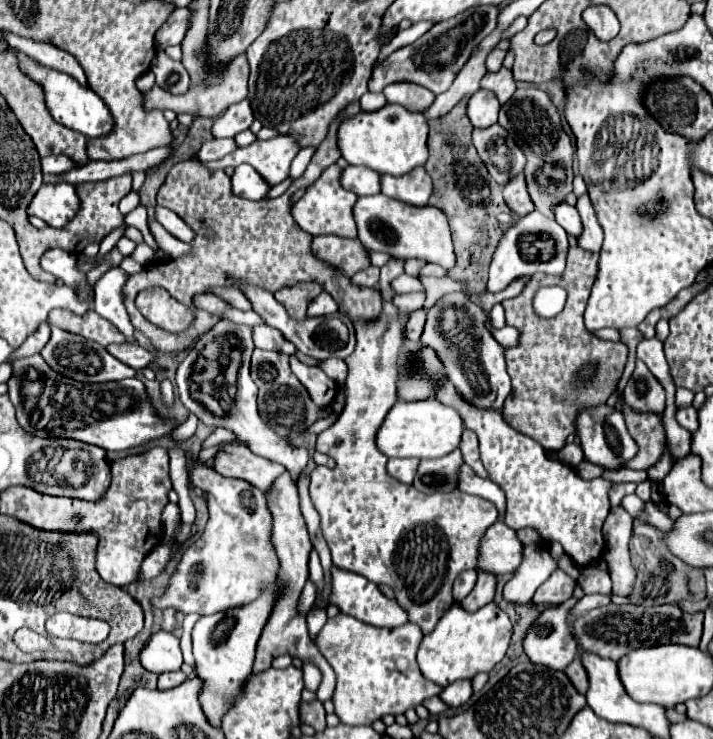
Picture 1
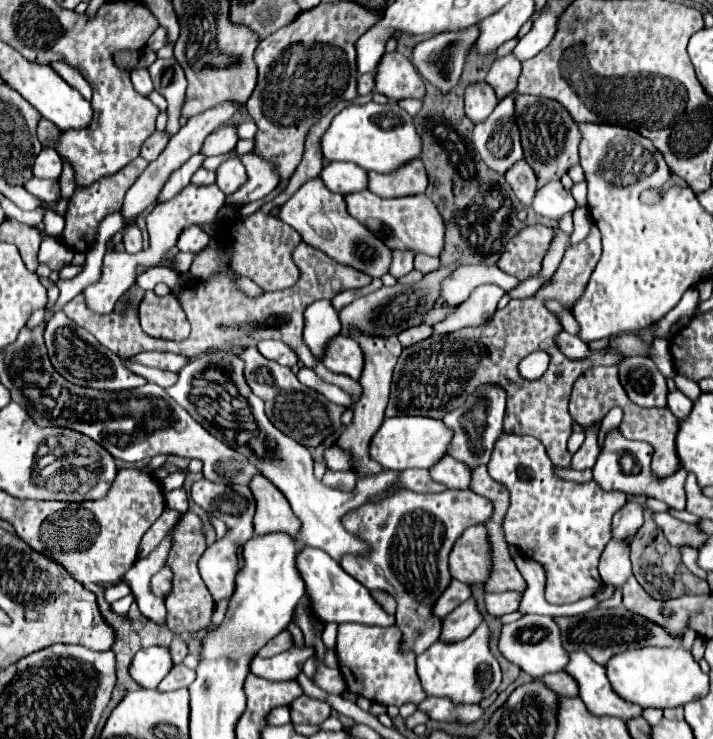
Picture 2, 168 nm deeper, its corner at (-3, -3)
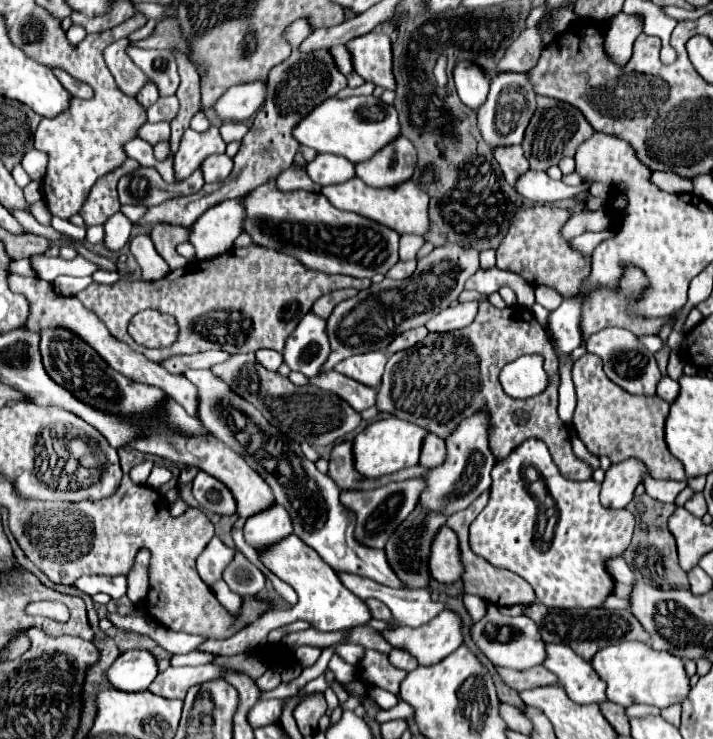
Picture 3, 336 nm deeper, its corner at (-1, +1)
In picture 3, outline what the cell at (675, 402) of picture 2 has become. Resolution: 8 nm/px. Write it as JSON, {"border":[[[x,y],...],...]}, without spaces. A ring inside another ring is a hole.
{"border":[[[664,376],[664,378],[658,382],[656,394],[658,394],[662,400],[666,400],[666,402],[672,404],[672,402],[678,398],[678,392],[680,392],[680,386],[678,386],[678,382],[674,382],[672,378]]]}

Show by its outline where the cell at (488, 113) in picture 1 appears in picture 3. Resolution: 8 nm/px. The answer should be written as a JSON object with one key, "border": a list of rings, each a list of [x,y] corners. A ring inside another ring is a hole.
{"border":[[[460,62],[454,68],[454,82],[456,82],[456,90],[460,100],[472,108],[478,110],[488,96],[488,88],[490,88],[490,76],[478,68],[476,64],[470,62]]]}

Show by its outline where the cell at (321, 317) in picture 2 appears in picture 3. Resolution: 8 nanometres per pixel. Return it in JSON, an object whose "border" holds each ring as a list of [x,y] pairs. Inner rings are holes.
{"border":[[[308,312],[286,340],[282,354],[284,362],[292,370],[298,370],[306,374],[306,378],[310,378],[322,370],[330,352],[332,350],[326,332],[326,320],[316,316],[314,312]]]}

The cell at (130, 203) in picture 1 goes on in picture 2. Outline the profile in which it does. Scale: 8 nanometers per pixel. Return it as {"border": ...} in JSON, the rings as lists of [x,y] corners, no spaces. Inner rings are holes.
{"border":[[[130,224],[124,228],[124,248],[128,254],[136,254],[142,250],[142,234],[136,224]]]}

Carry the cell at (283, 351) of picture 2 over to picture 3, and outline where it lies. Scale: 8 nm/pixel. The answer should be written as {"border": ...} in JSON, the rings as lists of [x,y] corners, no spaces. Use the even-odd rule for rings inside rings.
{"border":[[[262,348],[256,352],[256,358],[260,360],[260,364],[264,368],[272,368],[272,370],[278,370],[278,366],[282,364],[282,354],[276,352],[276,350],[270,350],[270,348]]]}

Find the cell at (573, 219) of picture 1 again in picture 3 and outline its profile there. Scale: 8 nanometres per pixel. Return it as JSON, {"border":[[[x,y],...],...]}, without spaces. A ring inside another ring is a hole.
{"border":[[[528,170],[522,176],[522,180],[518,180],[516,190],[518,190],[518,194],[522,194],[524,198],[528,198],[536,204],[554,204],[558,200],[572,198],[578,192],[578,188],[574,188],[574,186],[556,182],[546,172],[534,172],[534,170]]]}

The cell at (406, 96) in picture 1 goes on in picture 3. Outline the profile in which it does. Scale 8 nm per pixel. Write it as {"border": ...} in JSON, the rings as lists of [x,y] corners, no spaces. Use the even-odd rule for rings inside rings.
{"border":[[[370,32],[346,44],[350,48],[354,70],[366,80],[384,90],[396,90],[392,72],[392,46],[386,34]]]}

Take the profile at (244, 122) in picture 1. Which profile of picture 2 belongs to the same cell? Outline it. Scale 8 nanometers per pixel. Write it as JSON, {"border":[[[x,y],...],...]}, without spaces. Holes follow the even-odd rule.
{"border":[[[228,124],[228,126],[222,126],[218,128],[216,132],[212,132],[206,140],[204,140],[204,146],[202,146],[202,154],[204,156],[220,156],[220,154],[228,154],[234,150],[238,142],[238,136],[236,136],[236,126],[234,124]]]}

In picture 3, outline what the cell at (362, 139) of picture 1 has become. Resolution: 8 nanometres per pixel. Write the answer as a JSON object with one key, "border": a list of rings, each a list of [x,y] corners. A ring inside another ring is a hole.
{"border":[[[352,96],[346,100],[330,98],[314,108],[314,112],[310,112],[310,116],[306,116],[302,124],[298,124],[298,128],[294,130],[294,138],[302,146],[310,146],[320,154],[344,156],[354,164],[370,160],[376,152],[394,142],[398,136],[400,122],[396,108],[384,104],[374,96]]]}

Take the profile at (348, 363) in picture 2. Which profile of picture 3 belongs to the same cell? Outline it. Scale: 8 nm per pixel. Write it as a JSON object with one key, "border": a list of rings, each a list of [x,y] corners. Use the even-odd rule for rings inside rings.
{"border":[[[374,350],[374,352],[350,356],[350,358],[342,360],[340,364],[336,364],[334,370],[340,374],[346,374],[348,378],[354,378],[366,386],[378,388],[386,360],[388,360],[388,356],[382,350]]]}

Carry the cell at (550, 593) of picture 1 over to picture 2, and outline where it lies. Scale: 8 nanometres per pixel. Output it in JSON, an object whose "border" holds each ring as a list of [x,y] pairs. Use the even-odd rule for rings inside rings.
{"border":[[[502,434],[494,446],[492,458],[488,462],[490,476],[504,484],[510,492],[510,506],[502,520],[504,540],[516,546],[524,558],[542,564],[546,572],[544,596],[550,604],[572,604],[582,598],[594,596],[602,588],[602,578],[598,574],[598,558],[604,546],[612,540],[612,516],[626,504],[622,492],[604,492],[594,480],[586,484],[570,482],[554,472],[554,466],[544,450],[544,444],[532,436],[508,436]]]}

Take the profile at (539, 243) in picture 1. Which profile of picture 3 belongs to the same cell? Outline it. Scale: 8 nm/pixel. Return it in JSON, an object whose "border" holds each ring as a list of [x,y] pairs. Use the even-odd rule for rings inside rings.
{"border":[[[470,300],[470,302],[458,302],[456,306],[448,306],[446,310],[430,318],[426,322],[426,328],[430,332],[450,332],[450,330],[464,328],[476,318],[478,304],[480,304],[478,300]]]}

